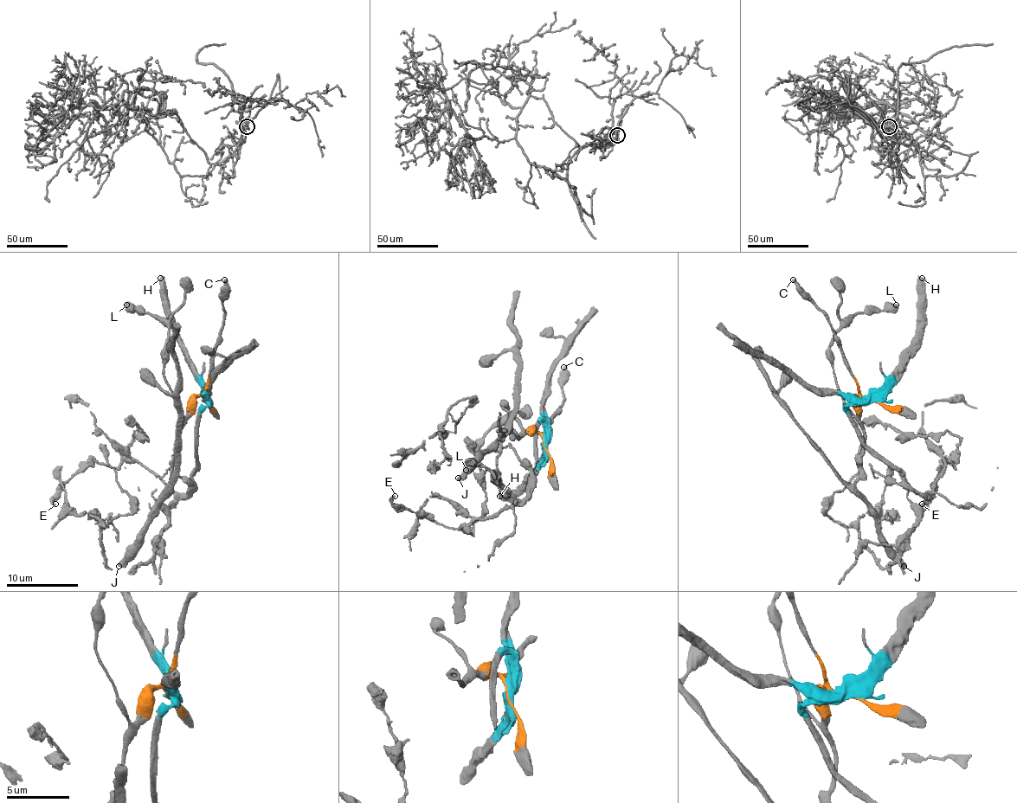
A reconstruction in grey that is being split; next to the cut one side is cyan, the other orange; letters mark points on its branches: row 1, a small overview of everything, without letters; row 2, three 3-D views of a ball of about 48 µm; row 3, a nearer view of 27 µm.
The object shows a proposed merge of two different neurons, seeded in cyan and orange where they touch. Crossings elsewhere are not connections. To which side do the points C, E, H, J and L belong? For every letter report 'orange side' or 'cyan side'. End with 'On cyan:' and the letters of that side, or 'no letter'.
C: orange side
E: cyan side
H: cyan side
J: orange side
L: orange side
On cyan: E, H

